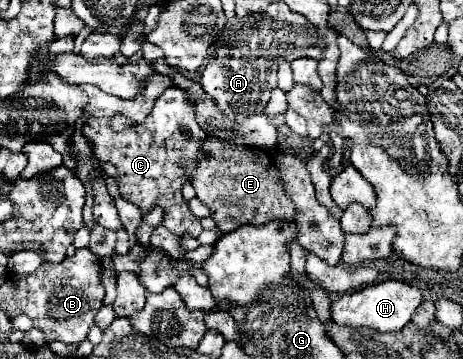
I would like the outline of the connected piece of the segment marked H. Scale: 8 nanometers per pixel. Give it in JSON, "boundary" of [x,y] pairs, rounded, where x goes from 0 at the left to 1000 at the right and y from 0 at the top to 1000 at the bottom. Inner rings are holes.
{"boundary":[[[825,783],[825,788],[799,794],[799,799],[734,822],[726,833],[726,844],[717,844],[717,889],[730,905],[752,905],[752,911],[790,905],[821,928],[864,922],[877,900],[890,894],[890,877],[911,850],[911,838],[916,838],[916,827],[903,799],[868,788],[868,783]]]}

